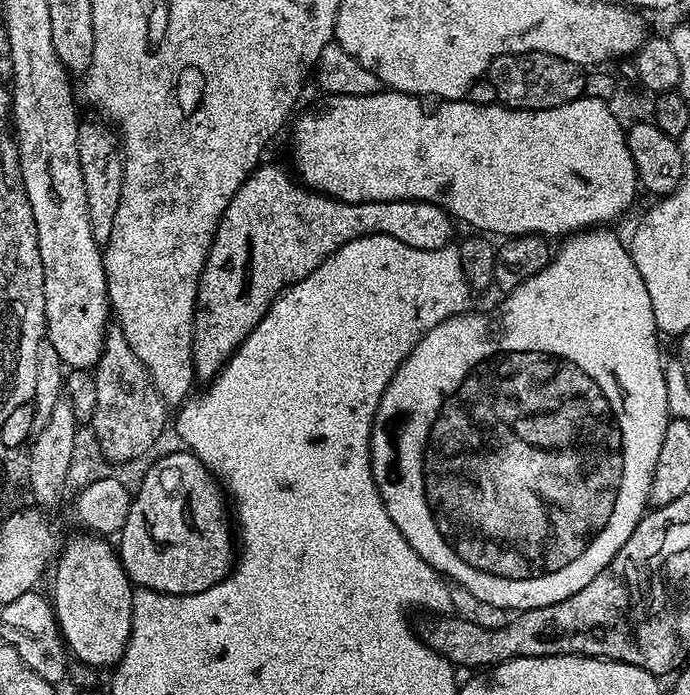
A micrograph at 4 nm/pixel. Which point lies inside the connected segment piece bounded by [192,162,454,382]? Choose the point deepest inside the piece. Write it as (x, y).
(275, 232)

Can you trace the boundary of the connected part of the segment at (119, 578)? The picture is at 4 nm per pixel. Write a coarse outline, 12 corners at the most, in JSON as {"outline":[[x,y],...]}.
{"outline":[[99,534],[65,543],[50,603],[71,655],[119,664],[134,585]]}

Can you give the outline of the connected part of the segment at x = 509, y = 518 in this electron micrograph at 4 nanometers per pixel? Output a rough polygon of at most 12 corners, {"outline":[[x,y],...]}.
{"outline":[[607,227],[416,343],[372,477],[474,598],[590,586],[670,419]]}

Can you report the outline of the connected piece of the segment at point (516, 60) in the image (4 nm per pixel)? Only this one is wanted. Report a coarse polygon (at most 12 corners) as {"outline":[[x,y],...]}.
{"outline":[[545,52],[500,56],[486,76],[505,108],[584,95],[585,69]]}

